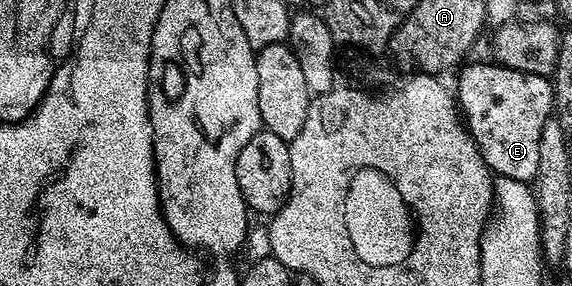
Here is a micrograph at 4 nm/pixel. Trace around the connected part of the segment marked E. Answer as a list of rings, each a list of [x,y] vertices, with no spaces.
[[[497,61],[489,62],[467,62],[457,72],[456,102],[491,172],[503,179],[530,183],[540,169],[540,133],[544,133],[544,125],[554,115],[553,82],[544,75],[517,71]]]

